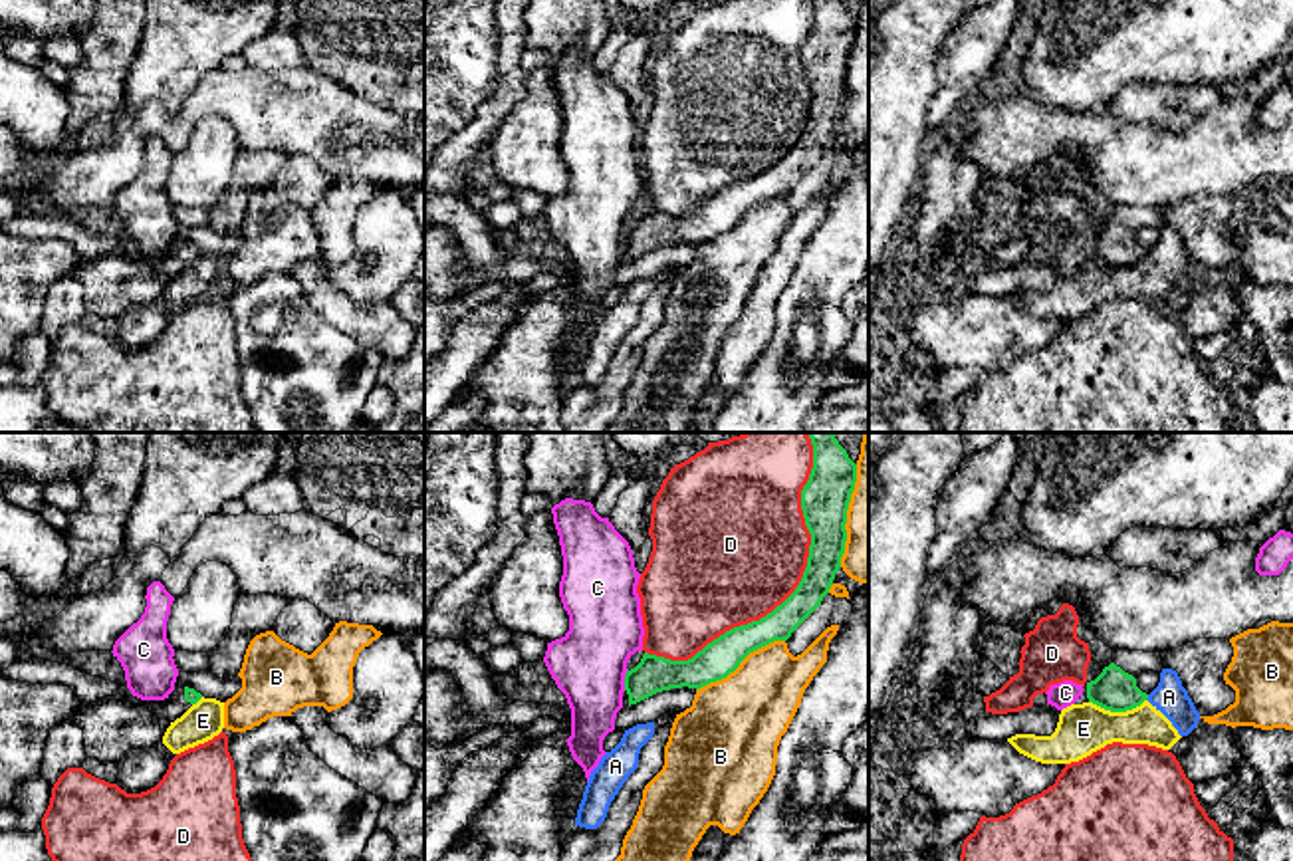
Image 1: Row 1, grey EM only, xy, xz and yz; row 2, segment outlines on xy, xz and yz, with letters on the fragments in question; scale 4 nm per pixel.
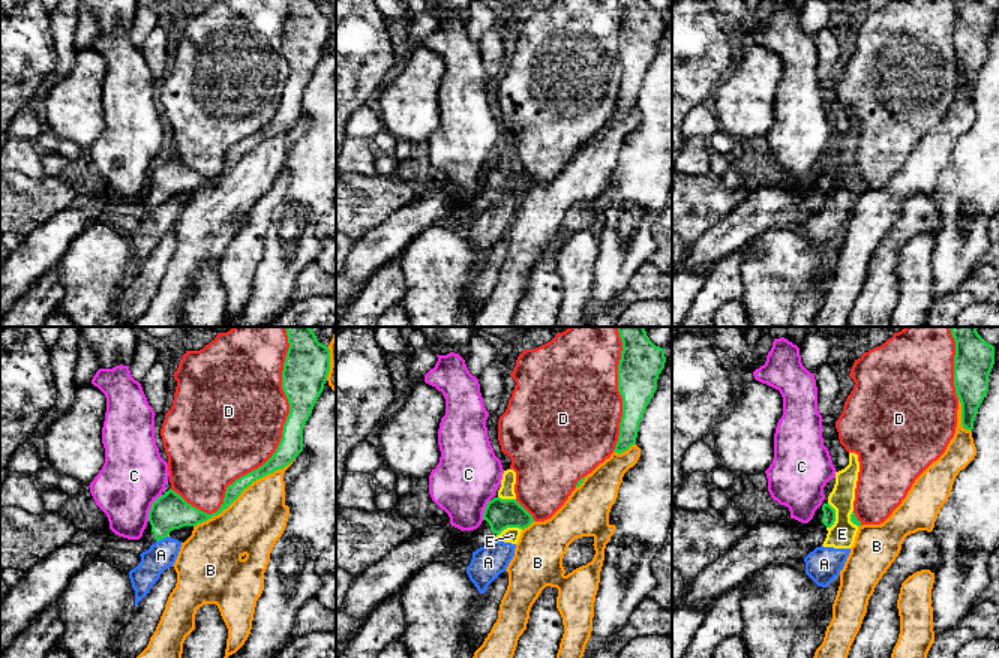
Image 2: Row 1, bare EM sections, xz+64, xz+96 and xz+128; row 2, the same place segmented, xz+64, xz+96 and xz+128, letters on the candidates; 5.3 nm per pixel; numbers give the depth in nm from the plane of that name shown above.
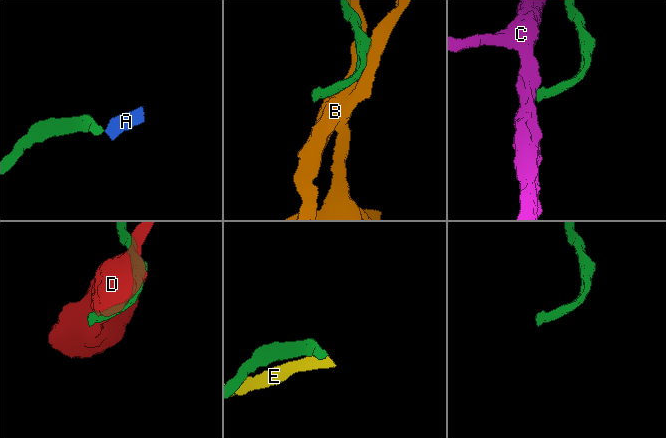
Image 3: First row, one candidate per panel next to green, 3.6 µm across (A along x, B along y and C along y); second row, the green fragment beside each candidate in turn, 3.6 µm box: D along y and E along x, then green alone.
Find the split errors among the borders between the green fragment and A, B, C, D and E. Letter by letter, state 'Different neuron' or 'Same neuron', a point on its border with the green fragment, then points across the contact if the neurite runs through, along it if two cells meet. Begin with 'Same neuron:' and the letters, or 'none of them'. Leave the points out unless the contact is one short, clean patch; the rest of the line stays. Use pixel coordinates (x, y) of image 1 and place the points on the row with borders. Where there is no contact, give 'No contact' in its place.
Same neuron: none of them
A: Different neuron. Touches green at yz (1147, 697). Boundary: yz (1149, 695), (1145, 699)
B: Different neuron. Touches green at xz (740, 661)
C: Different neuron. Touches green at xz (625, 679). Boundary: xz (627, 669), (623, 689)
D: Different neuron. Touches green at xz (798, 586)
E: Different neuron. Touches green at yz (1117, 711)

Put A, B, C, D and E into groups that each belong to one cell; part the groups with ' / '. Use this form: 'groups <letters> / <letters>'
groups A E / B / C / D

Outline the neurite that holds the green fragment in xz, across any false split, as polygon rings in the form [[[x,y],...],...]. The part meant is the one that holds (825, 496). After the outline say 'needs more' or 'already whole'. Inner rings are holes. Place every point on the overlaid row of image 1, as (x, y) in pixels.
[[[833,432],[807,434],[813,444],[813,468],[801,490],[801,510],[811,546],[799,585],[771,613],[726,631],[688,661],[645,653],[641,663],[625,675],[629,706],[662,690],[682,686],[698,690],[726,678],[750,653],[773,641],[787,641],[829,593],[845,554],[845,524],[857,464]]] | already whole

